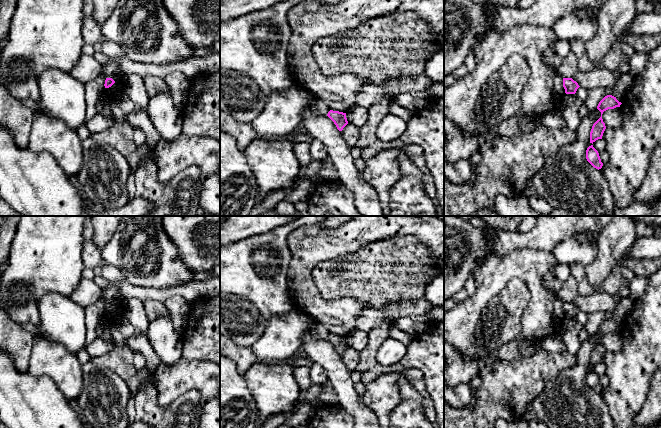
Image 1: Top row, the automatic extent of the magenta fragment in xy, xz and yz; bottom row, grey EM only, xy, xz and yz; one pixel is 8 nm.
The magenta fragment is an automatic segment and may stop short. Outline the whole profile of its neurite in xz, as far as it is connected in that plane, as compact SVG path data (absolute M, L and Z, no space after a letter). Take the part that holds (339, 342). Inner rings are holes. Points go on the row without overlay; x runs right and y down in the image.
M330 334L327 340L334 346L339 355L342 355L348 348L346 337Z

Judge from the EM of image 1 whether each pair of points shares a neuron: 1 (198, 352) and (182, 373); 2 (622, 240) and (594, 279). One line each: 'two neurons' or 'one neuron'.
1: two neurons
2: one neuron

